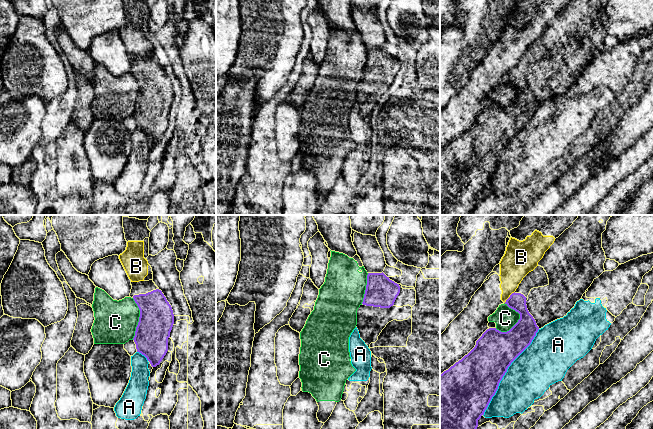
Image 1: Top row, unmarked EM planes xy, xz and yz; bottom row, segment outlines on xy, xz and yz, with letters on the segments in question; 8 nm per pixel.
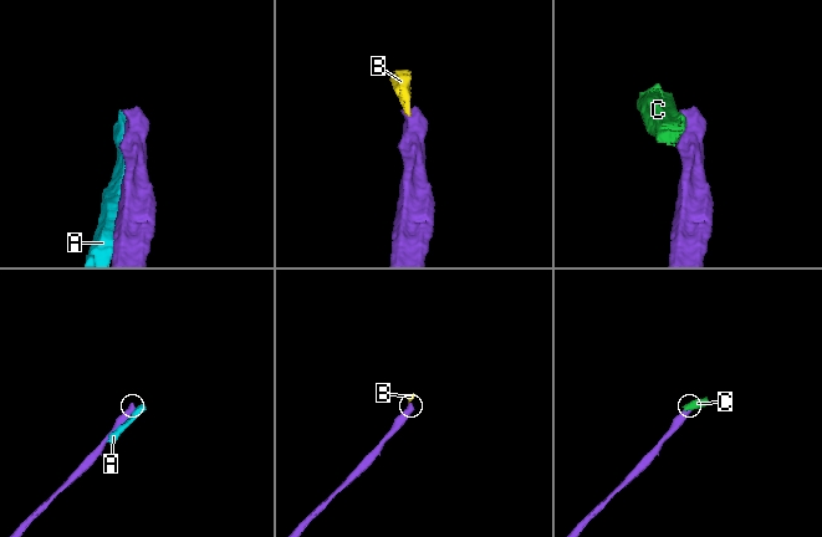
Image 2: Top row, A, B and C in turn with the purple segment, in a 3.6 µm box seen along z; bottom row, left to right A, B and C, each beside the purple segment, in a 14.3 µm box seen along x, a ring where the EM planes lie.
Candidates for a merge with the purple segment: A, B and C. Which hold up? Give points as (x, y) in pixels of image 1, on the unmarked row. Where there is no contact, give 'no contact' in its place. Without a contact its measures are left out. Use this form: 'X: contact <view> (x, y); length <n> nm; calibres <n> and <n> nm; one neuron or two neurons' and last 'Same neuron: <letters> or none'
A: contact yz (506, 147); length 850 nm; calibres 380 and 360 nm; two neurons
B: contact yz (509, 73); length 130 nm; calibres 140 and 220 nm; two neurons
C: contact yz (520, 94); length 240 nm; calibres 240 and 180 nm; two neurons
Same neuron: none

